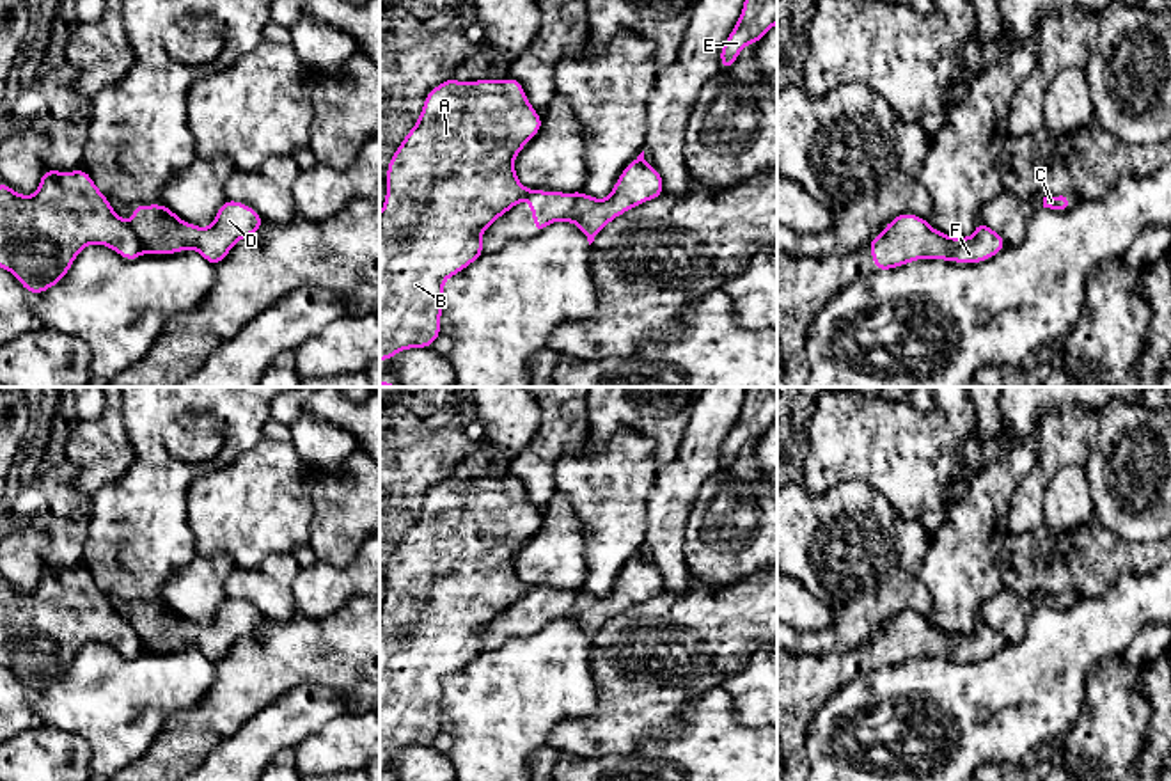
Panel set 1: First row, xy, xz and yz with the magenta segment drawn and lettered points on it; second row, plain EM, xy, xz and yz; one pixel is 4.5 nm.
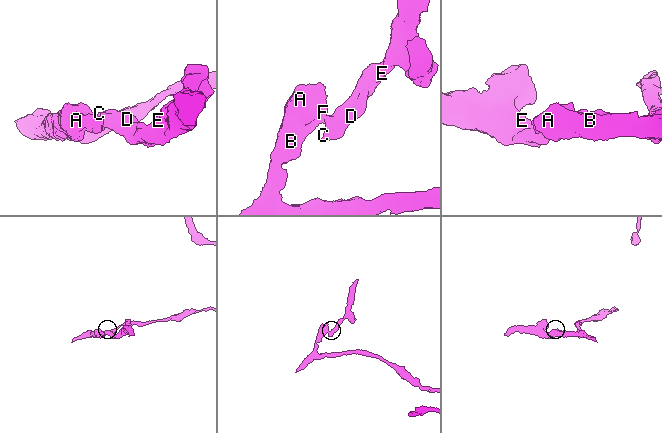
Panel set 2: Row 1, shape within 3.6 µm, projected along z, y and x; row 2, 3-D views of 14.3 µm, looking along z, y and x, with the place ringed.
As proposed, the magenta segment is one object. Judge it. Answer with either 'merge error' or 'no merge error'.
merge error

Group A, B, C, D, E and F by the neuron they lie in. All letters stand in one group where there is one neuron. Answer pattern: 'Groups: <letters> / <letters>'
Groups: A B F / C D E

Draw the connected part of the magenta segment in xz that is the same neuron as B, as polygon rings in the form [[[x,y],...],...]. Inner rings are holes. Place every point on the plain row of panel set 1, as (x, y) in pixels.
[[[447,476],[429,488],[419,518],[387,563],[387,595],[380,611],[380,758],[392,758],[403,747],[431,746],[442,731],[444,678],[481,655],[481,632],[527,596],[530,588],[518,579],[513,559],[541,524],[543,517],[516,476],[479,476],[472,481]],[[479,518],[484,520],[484,540],[472,548],[468,543],[477,536]]]

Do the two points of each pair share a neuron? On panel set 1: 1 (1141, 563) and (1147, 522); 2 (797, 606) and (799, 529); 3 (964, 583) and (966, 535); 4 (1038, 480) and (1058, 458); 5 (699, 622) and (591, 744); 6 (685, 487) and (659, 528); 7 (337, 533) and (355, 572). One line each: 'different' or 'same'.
1: different
2: different
3: same
4: same
5: same
6: same
7: different

